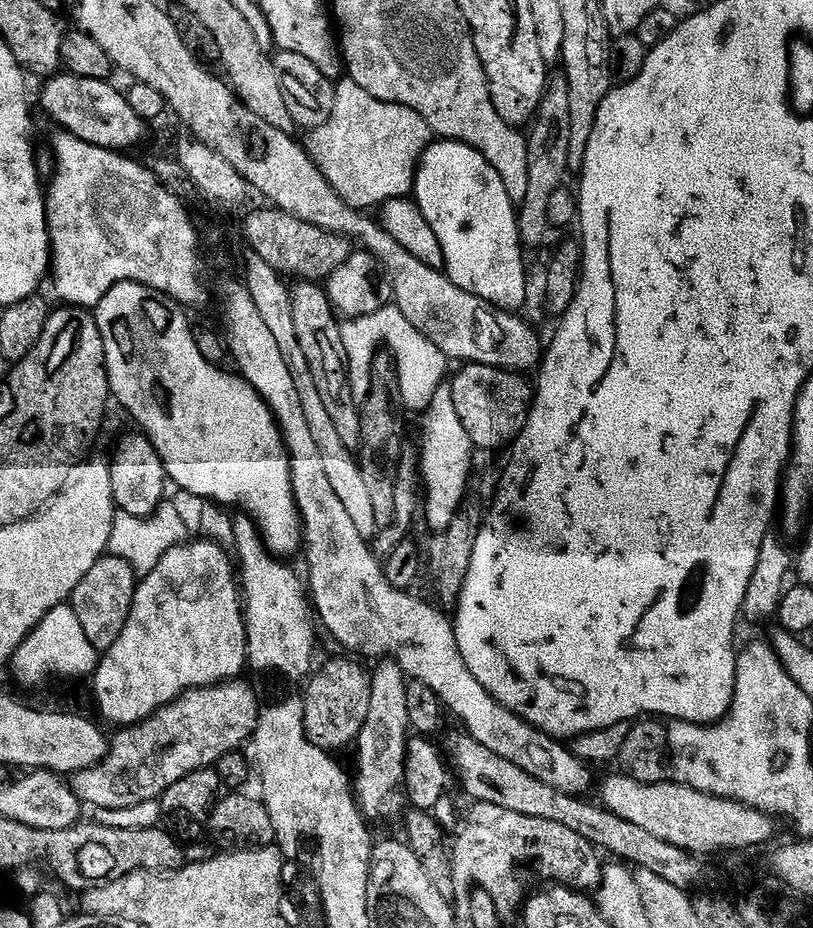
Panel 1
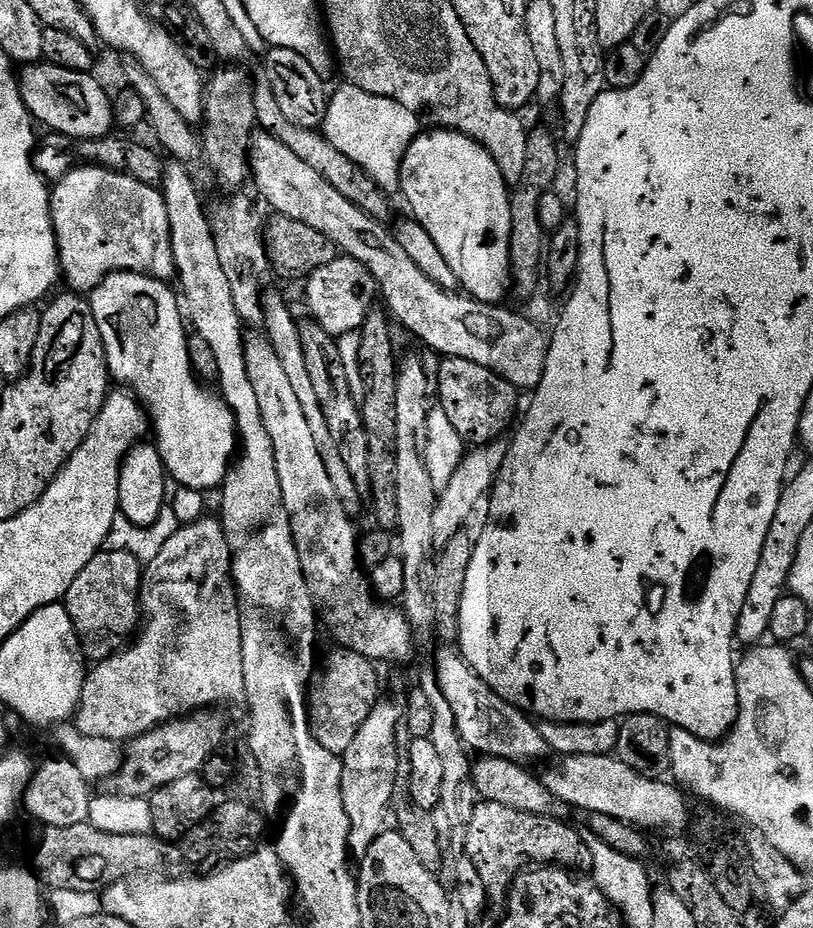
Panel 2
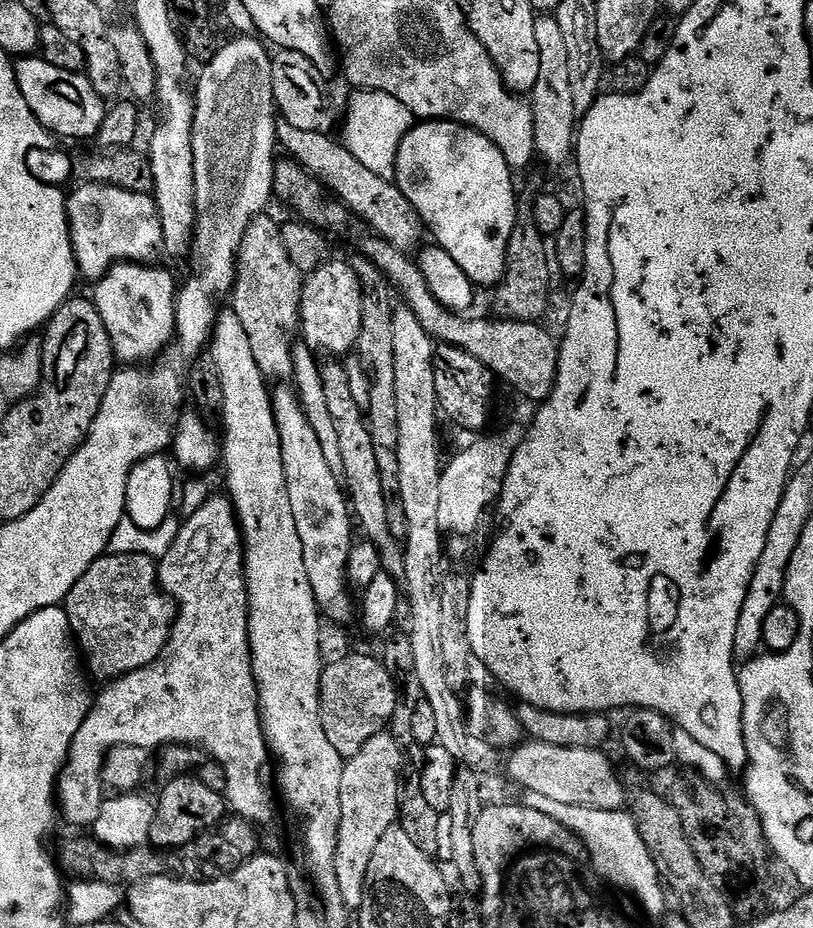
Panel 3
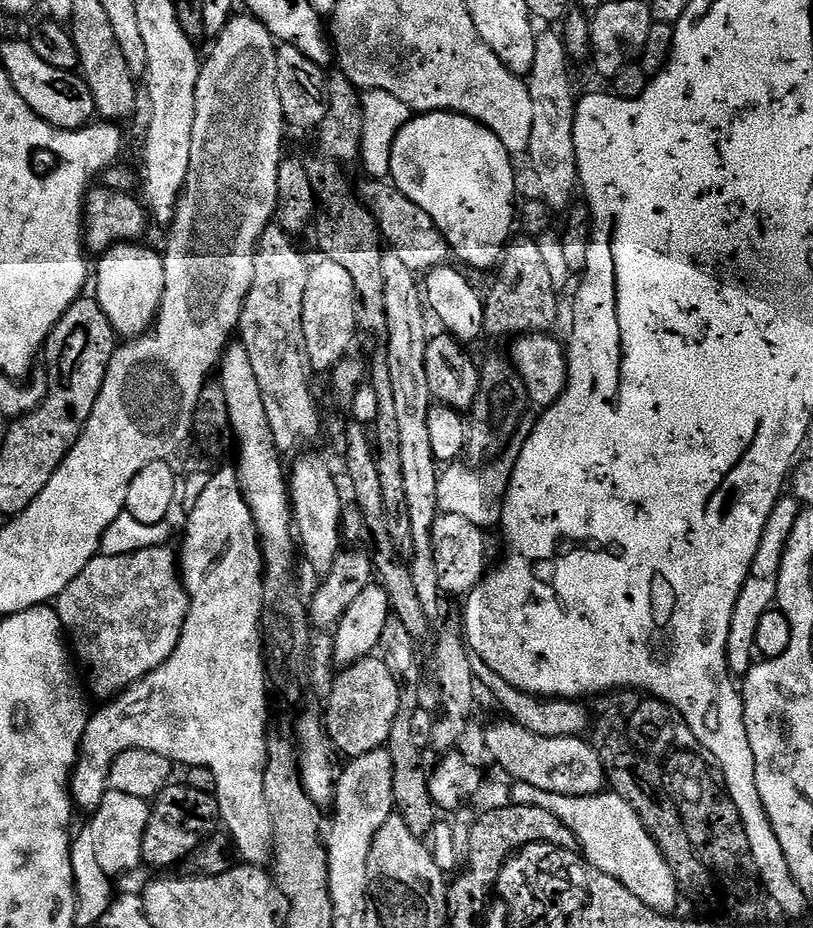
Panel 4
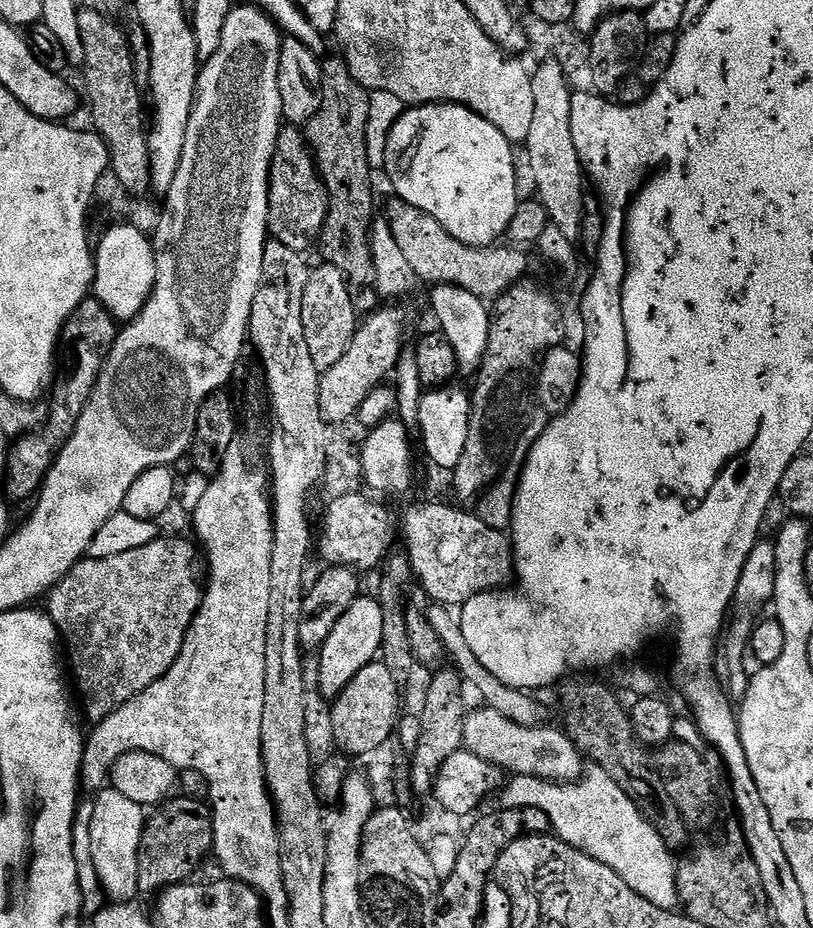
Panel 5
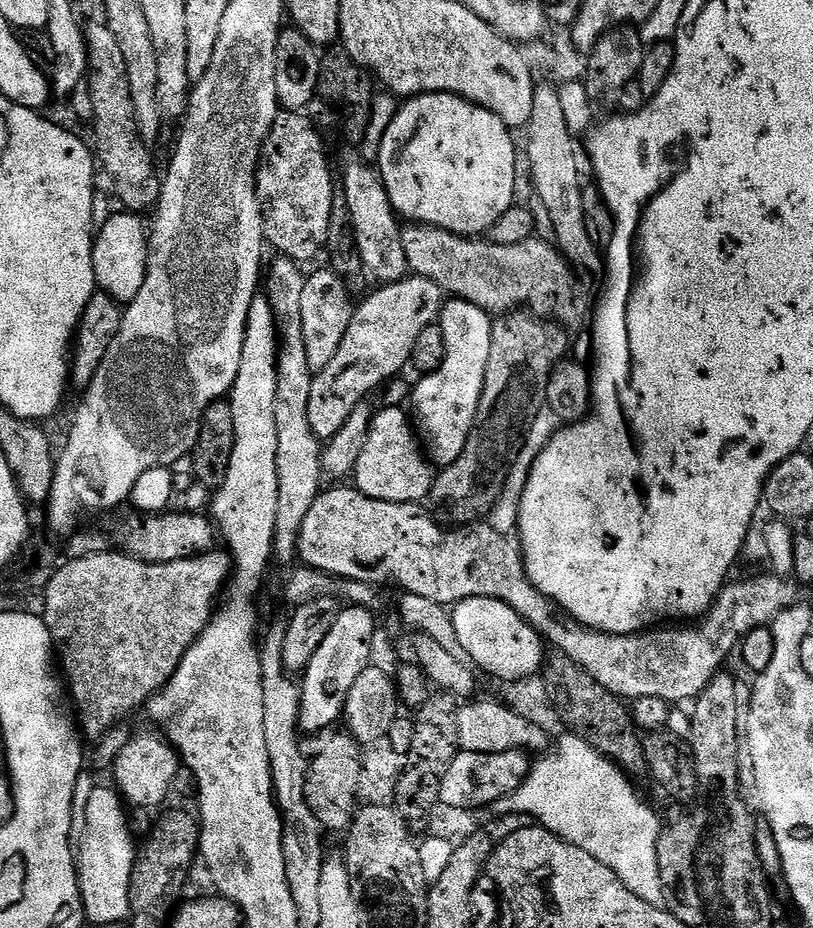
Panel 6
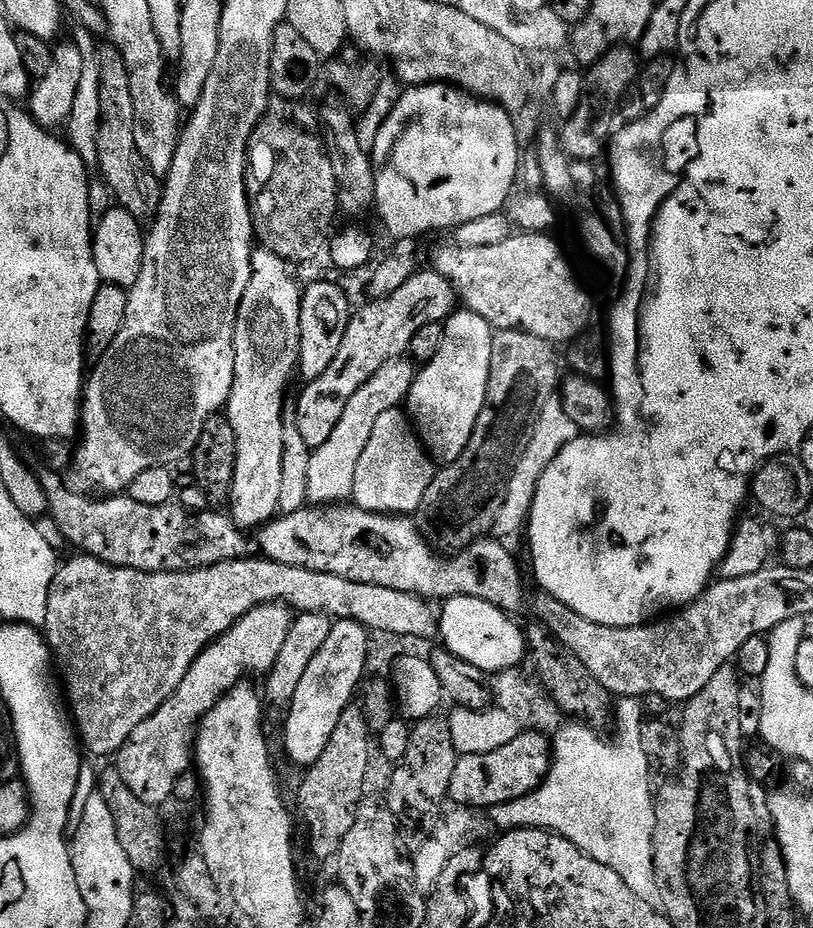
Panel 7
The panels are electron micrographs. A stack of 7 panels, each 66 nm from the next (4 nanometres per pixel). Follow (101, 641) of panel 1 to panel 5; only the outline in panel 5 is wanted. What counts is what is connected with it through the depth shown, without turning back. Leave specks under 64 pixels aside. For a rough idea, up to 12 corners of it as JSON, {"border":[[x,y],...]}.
{"border":[[191,539],[85,558],[47,597],[84,712],[174,666]]}

